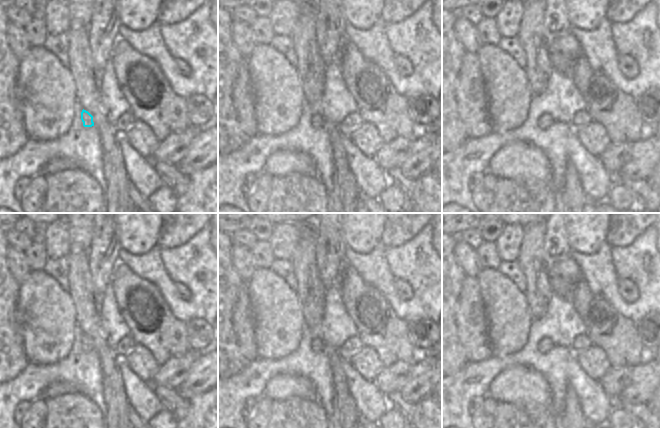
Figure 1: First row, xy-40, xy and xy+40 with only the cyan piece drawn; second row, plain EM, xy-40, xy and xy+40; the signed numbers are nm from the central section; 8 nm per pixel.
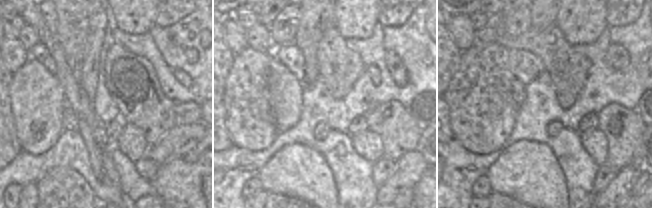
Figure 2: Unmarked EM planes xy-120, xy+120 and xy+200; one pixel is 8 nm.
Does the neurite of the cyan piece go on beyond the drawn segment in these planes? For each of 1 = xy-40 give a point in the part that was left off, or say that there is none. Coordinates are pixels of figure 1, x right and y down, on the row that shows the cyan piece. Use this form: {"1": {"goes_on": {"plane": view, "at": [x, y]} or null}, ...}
{"1": {"goes_on": null}}

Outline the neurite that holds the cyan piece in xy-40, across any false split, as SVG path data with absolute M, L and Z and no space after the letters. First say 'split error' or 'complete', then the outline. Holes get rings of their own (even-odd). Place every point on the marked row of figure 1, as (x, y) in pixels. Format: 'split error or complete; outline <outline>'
complete; outline M82 110L81 112L81 120L83 122L84 127L92 127L94 126L93 116L86 110Z

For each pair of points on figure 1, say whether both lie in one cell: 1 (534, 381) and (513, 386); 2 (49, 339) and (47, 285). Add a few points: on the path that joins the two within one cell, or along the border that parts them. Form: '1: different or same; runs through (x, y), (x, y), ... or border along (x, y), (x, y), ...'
1: same; runs through (529, 385), (518, 385)
2: same; runs through (47, 326), (47, 298)

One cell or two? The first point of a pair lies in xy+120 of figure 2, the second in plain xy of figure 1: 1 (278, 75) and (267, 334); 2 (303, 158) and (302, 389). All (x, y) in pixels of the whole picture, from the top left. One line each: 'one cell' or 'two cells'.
1: one cell
2: one cell

